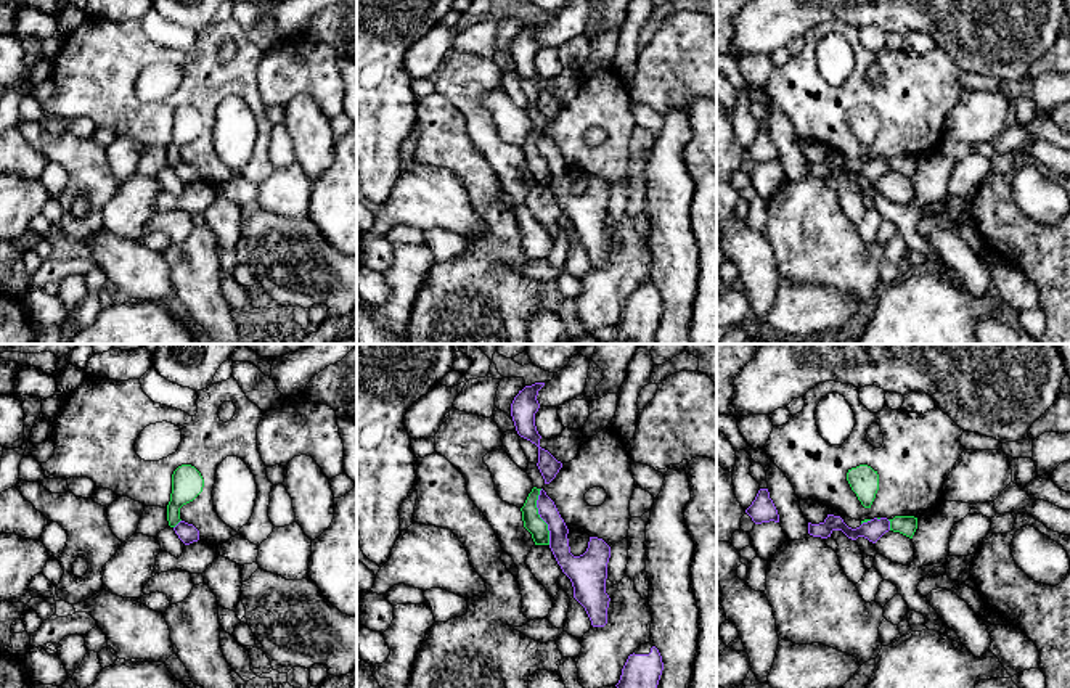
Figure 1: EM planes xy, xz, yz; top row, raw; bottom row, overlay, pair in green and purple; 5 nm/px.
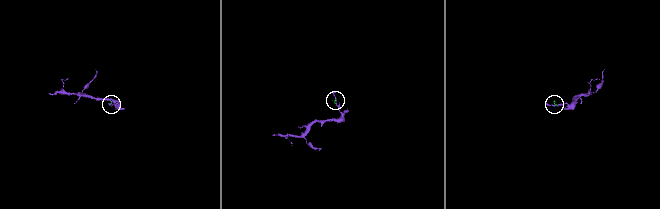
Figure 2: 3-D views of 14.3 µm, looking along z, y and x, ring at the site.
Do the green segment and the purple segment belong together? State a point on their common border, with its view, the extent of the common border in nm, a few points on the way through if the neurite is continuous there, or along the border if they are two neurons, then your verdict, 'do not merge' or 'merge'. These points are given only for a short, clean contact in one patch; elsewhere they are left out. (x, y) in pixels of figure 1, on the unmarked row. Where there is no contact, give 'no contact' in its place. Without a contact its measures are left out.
contact xz (539, 156); length 280 nm; border xz (540, 129), (537, 153), (547, 164), (550, 184); do not merge

